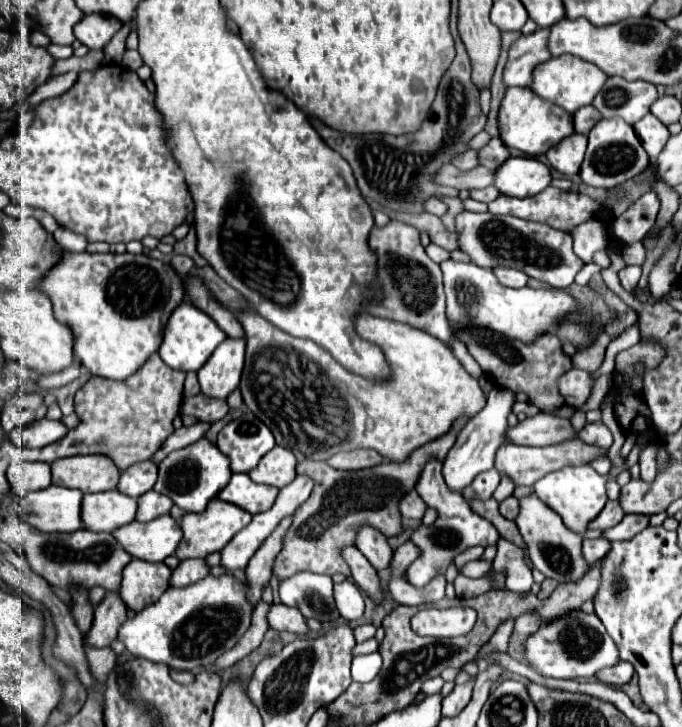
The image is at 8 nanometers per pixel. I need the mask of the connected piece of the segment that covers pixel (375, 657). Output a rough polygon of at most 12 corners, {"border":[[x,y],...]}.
{"border":[[378,652],[352,660],[352,680],[366,684],[378,676]]}

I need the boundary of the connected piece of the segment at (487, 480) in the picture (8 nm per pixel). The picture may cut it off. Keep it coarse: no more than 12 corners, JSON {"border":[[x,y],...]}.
{"border":[[496,468],[480,472],[464,490],[466,500],[488,500],[500,484]]}

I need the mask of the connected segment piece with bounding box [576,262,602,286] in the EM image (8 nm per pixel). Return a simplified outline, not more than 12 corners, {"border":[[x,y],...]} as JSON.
{"border":[[594,262],[584,264],[576,274],[576,284],[586,286],[601,270]]}

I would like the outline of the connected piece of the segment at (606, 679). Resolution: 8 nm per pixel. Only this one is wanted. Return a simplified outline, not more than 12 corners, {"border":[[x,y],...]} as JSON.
{"border":[[620,662],[616,668],[600,670],[600,682],[624,686],[634,674],[632,664]]}

